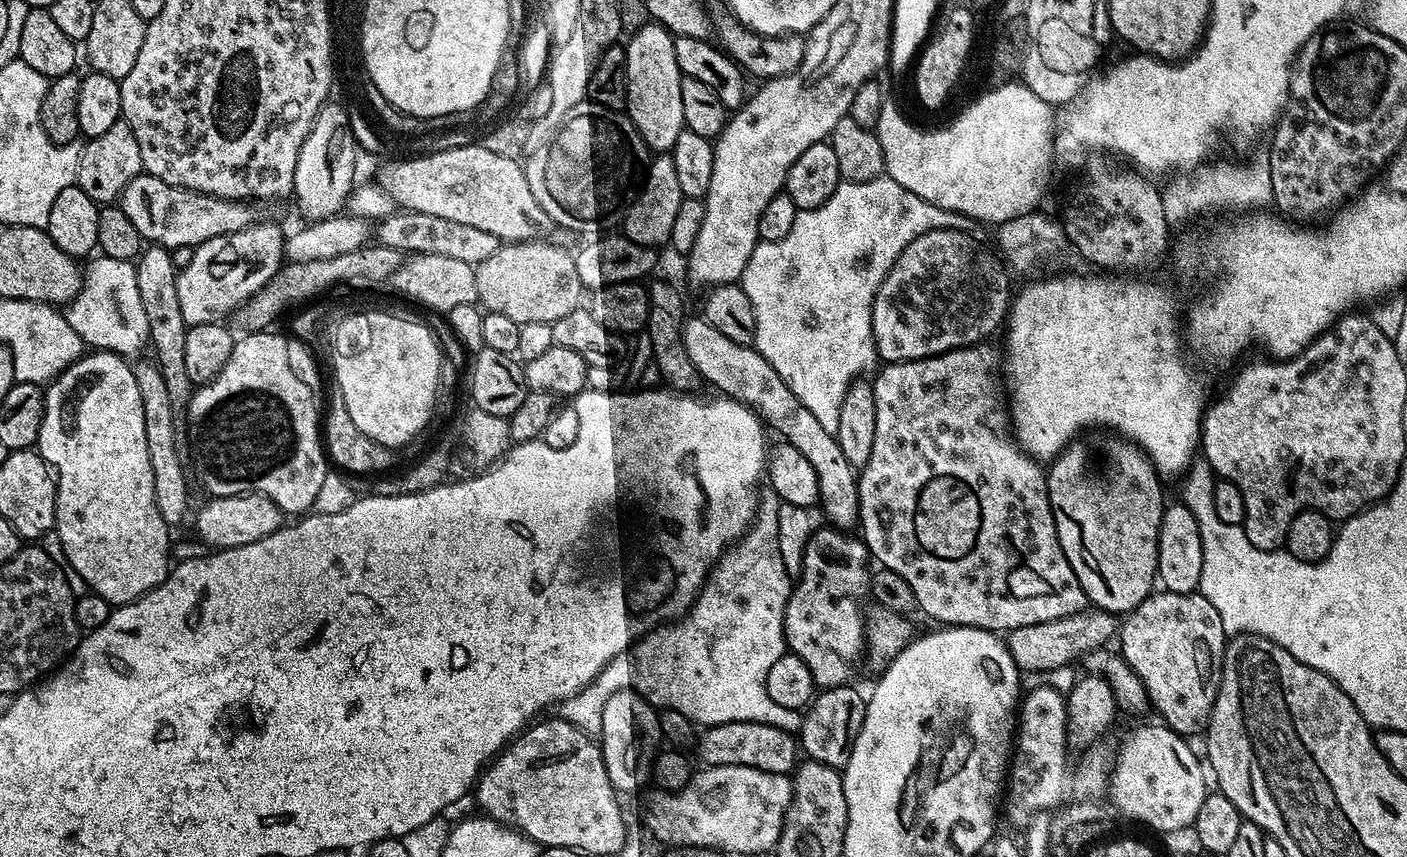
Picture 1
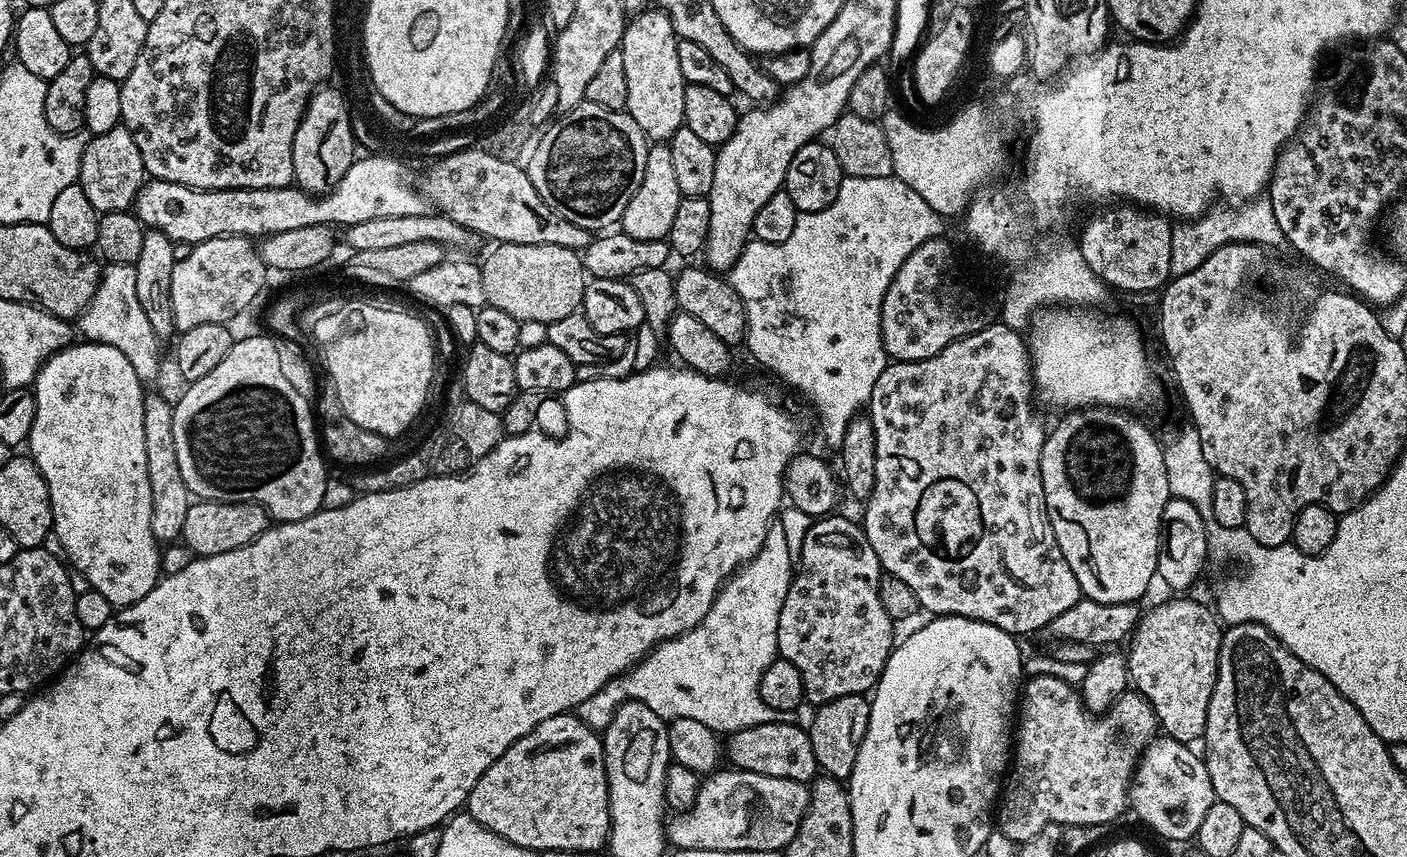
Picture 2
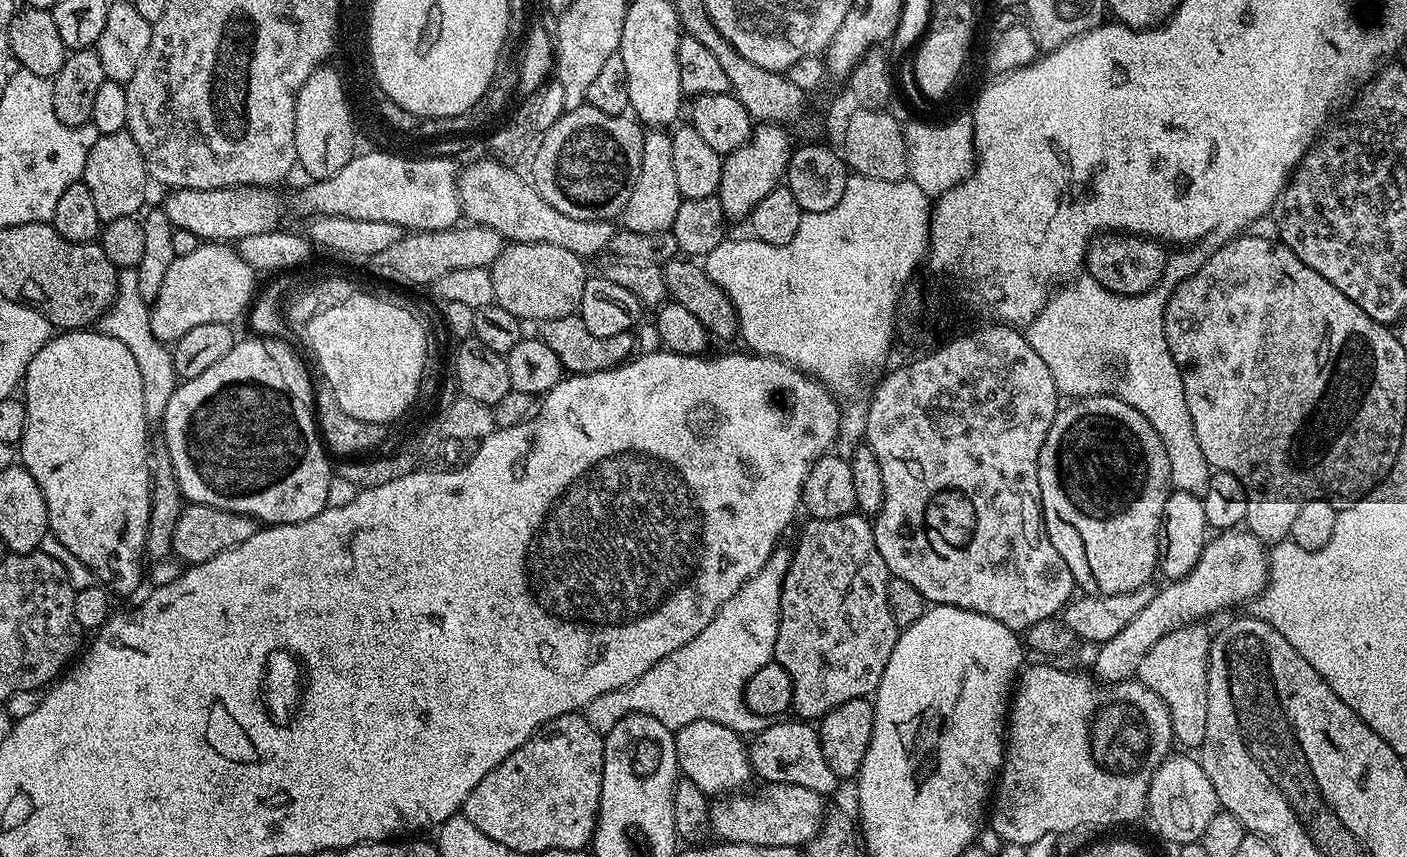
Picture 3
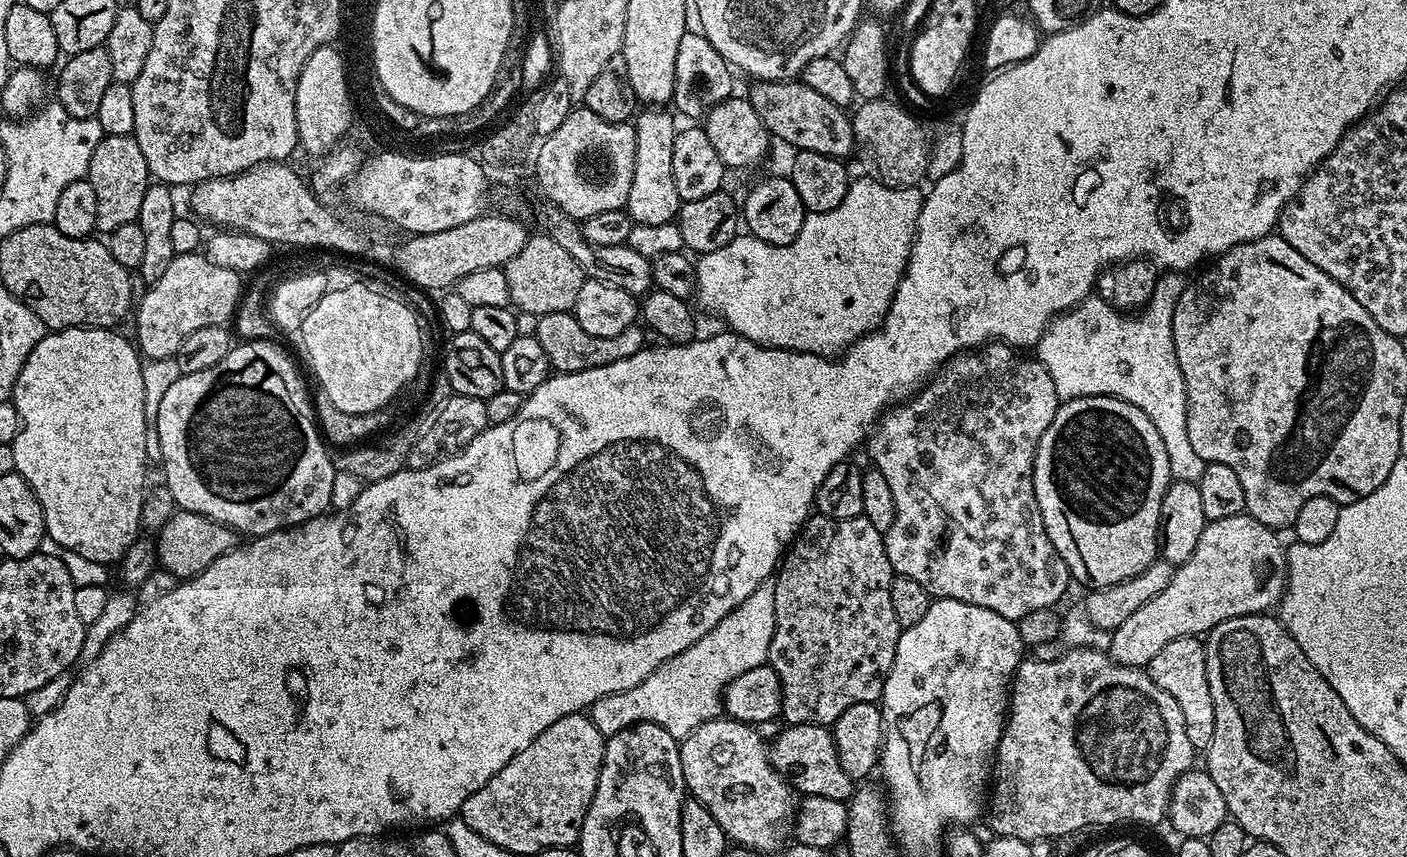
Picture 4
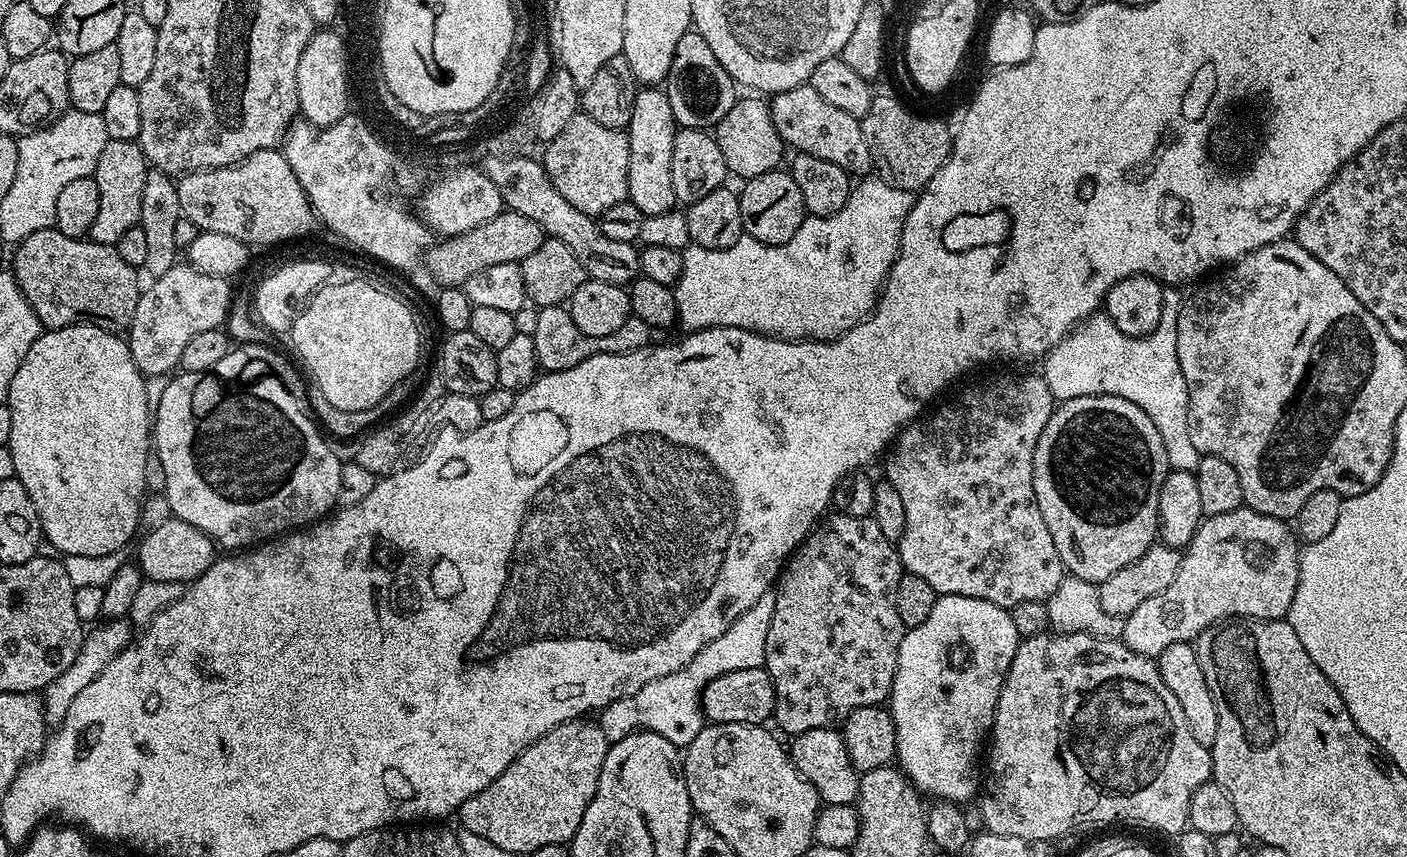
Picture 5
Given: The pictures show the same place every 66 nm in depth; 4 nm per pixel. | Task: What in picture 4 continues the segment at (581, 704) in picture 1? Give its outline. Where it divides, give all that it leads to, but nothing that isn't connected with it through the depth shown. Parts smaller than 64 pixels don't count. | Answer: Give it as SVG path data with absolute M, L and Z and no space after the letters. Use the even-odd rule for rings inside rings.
M765 582L758 586L758 590L754 590L754 594L750 594L750 598L746 598L746 602L730 610L730 614L726 614L726 618L722 618L722 622L718 622L714 630L702 634L702 638L698 638L694 646L686 646L682 654L674 654L674 658L662 662L662 666L658 666L654 674L638 682L638 686L622 690L618 694L606 694L594 701L590 709L594 726L598 726L601 734L607 738L618 734L618 730L626 730L635 724L657 724L679 742L690 735L699 724L710 719L708 708L721 707L726 686L734 682L738 674L746 674L746 670L754 670L754 666L768 663L770 638L774 638L774 583Z

